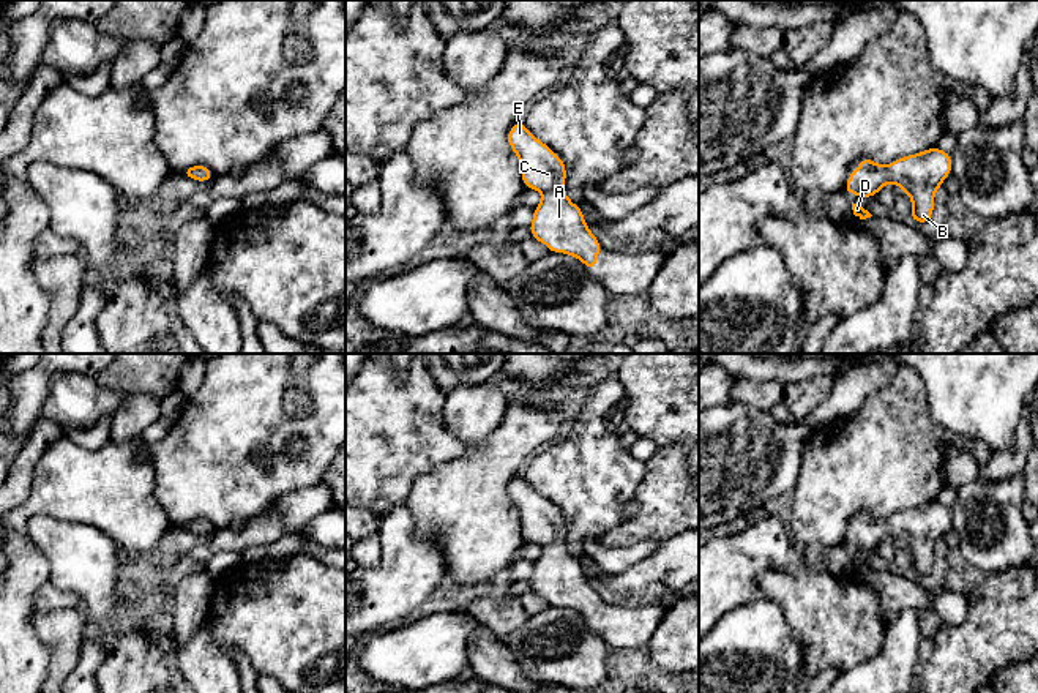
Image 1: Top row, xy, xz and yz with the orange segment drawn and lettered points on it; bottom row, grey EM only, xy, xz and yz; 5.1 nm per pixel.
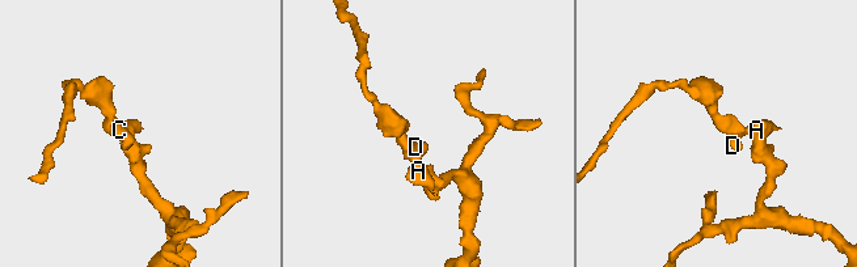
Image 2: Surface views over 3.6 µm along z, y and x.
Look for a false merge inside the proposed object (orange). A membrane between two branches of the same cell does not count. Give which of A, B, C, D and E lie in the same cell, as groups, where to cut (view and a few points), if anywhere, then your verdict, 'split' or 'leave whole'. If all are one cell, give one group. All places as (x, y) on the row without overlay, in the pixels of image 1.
A B C D E | no cut | leave whole

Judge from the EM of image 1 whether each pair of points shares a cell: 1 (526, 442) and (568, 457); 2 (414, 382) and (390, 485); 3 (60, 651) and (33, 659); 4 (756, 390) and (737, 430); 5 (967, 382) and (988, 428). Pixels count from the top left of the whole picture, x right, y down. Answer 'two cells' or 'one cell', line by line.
1: two cells
2: one cell
3: two cells
4: two cells
5: one cell

